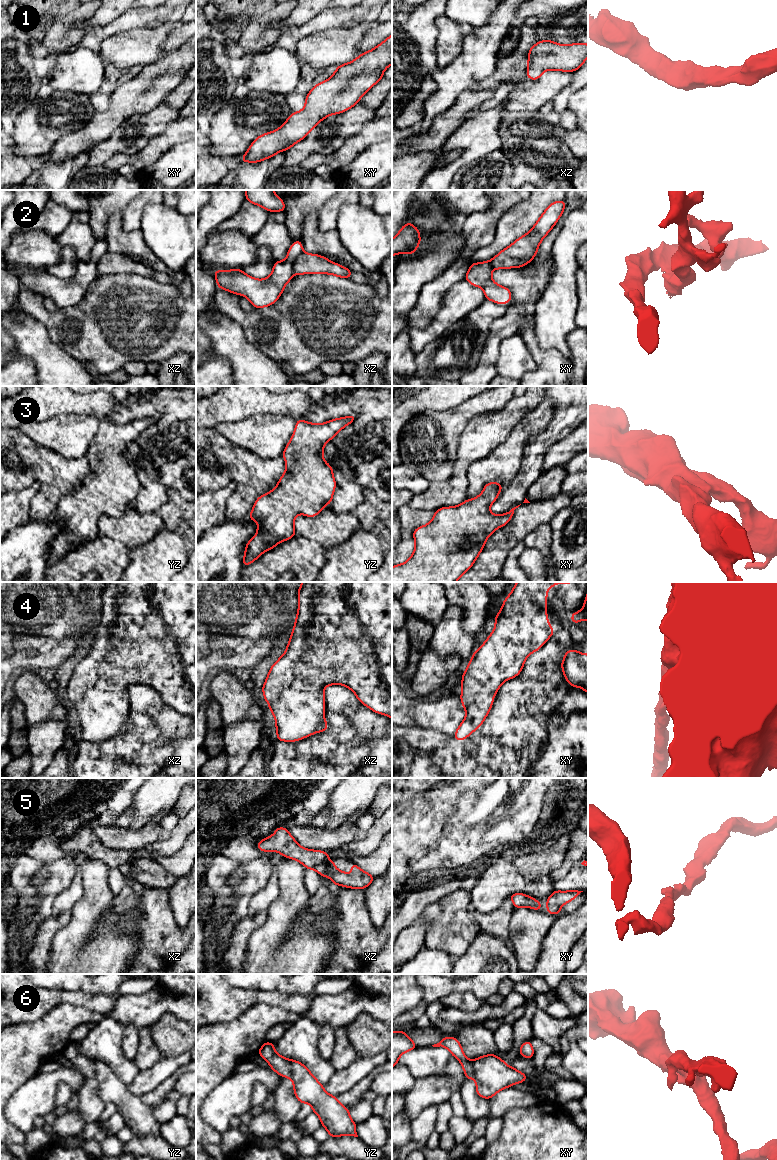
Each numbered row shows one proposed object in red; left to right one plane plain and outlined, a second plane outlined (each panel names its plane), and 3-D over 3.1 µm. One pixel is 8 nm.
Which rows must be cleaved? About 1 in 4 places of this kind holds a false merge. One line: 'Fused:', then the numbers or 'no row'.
Fused: 2, 6

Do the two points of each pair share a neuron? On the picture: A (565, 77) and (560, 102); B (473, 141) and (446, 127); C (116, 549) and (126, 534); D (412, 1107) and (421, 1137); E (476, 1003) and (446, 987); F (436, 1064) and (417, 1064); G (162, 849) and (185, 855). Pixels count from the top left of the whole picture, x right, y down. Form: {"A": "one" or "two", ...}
{"A": "two", "B": "two", "C": "two", "D": "two", "E": "two", "F": "one", "G": "two"}

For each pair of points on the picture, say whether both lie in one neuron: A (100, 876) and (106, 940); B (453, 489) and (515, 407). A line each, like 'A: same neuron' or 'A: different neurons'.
A: same neuron
B: same neuron

